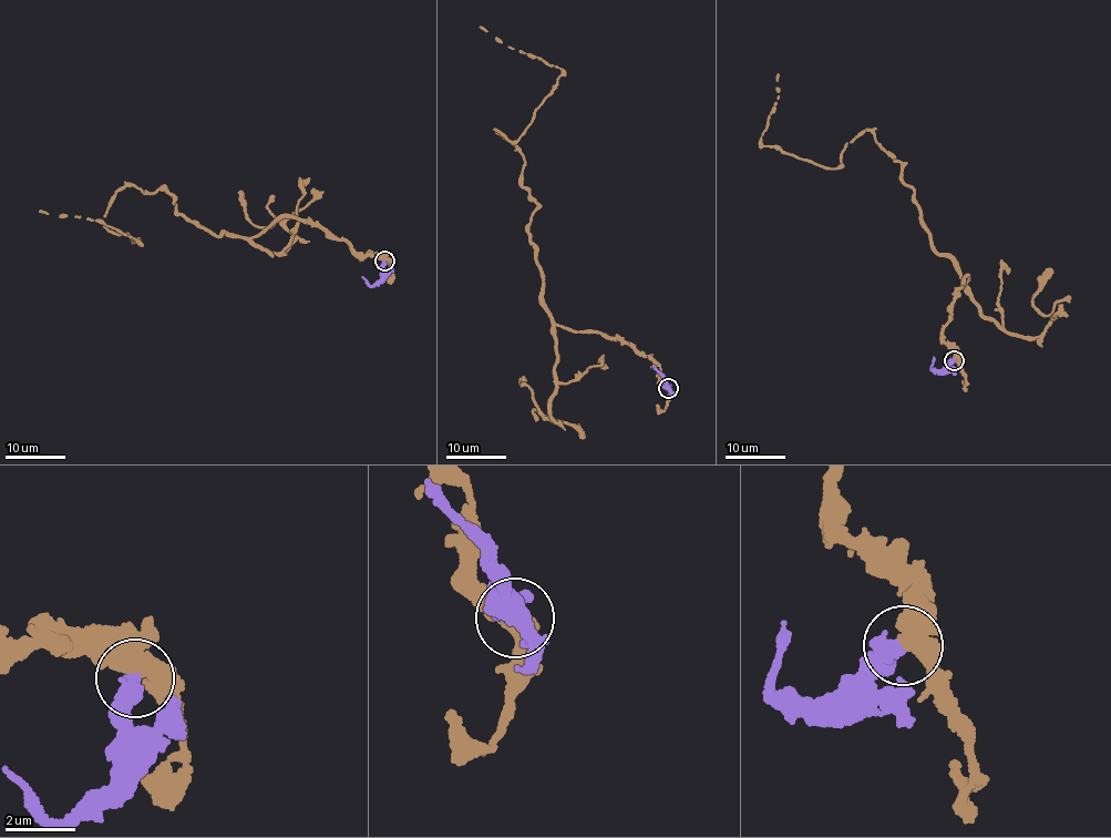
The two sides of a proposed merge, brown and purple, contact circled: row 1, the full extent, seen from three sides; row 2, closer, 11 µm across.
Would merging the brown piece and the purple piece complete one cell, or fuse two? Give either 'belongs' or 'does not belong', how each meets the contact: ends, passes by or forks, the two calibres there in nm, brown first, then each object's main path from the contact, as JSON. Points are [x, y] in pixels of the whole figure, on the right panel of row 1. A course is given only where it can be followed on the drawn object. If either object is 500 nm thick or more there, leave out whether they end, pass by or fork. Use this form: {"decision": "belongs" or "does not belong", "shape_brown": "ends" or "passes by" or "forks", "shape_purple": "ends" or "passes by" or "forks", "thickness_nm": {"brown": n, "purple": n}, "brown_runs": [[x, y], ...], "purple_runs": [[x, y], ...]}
{"decision": "belongs", "thickness_nm": {"brown": 500, "purple": 480}, "brown_runs": [[955, 360], [943, 333], [968, 274], [937, 254], [901, 165], [868, 130], [834, 169], [765, 145], [778, 74]], "purple_runs": [[955, 360], [942, 369], [932, 369], [934, 357]]}

